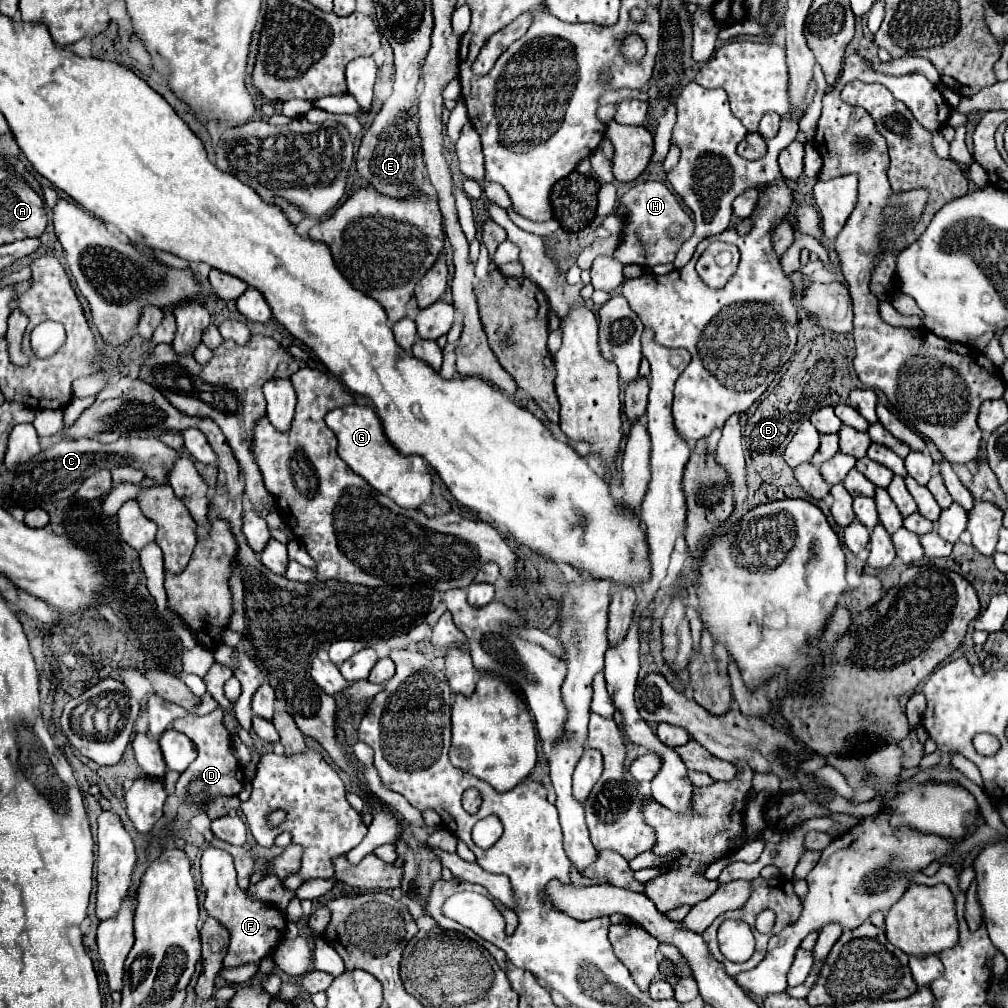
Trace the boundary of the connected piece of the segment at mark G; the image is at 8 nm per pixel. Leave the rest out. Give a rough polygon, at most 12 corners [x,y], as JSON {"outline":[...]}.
{"outline":[[371,406],[335,408],[325,422],[339,456],[401,508],[431,498],[421,456],[387,440]]}

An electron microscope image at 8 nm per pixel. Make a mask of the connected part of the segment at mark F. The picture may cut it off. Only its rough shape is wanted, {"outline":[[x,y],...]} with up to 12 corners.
{"outline":[[229,852],[201,856],[205,910],[229,932],[225,968],[259,964],[285,916],[239,888]]}

